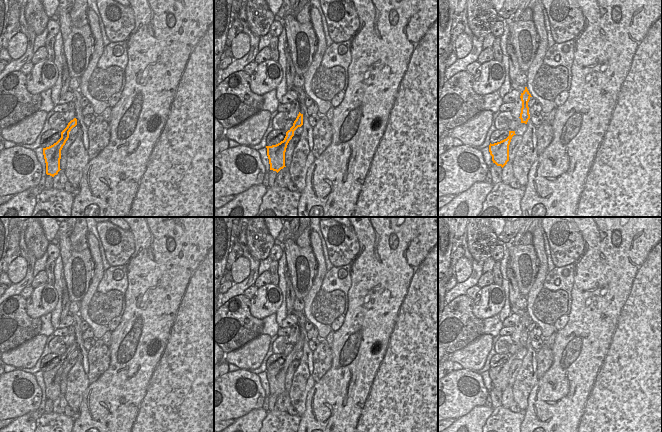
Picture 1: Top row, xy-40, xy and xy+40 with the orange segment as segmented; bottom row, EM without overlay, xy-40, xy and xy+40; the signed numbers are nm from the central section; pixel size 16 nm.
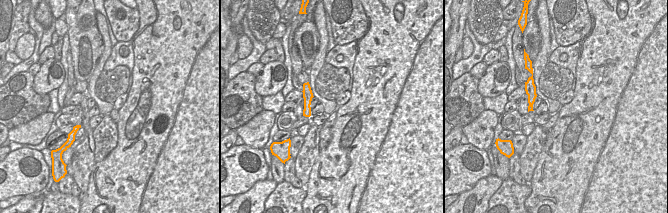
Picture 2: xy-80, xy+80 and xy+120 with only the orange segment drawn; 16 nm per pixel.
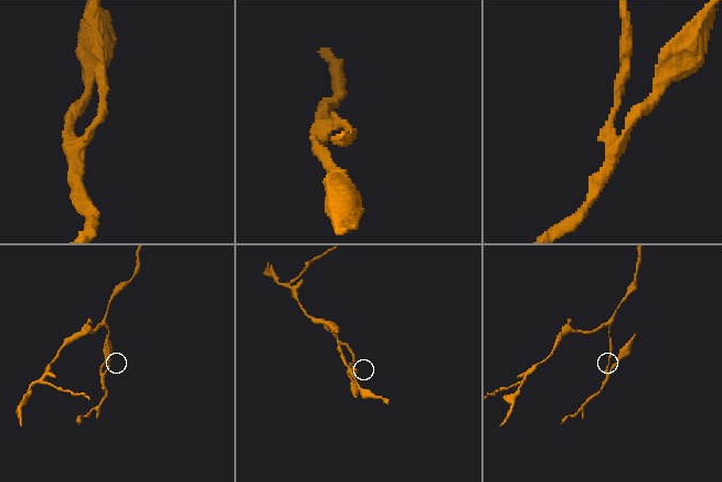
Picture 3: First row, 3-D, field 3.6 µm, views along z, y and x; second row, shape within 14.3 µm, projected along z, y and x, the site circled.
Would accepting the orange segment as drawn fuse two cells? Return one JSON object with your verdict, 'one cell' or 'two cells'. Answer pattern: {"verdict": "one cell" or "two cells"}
{"verdict": "two cells"}

